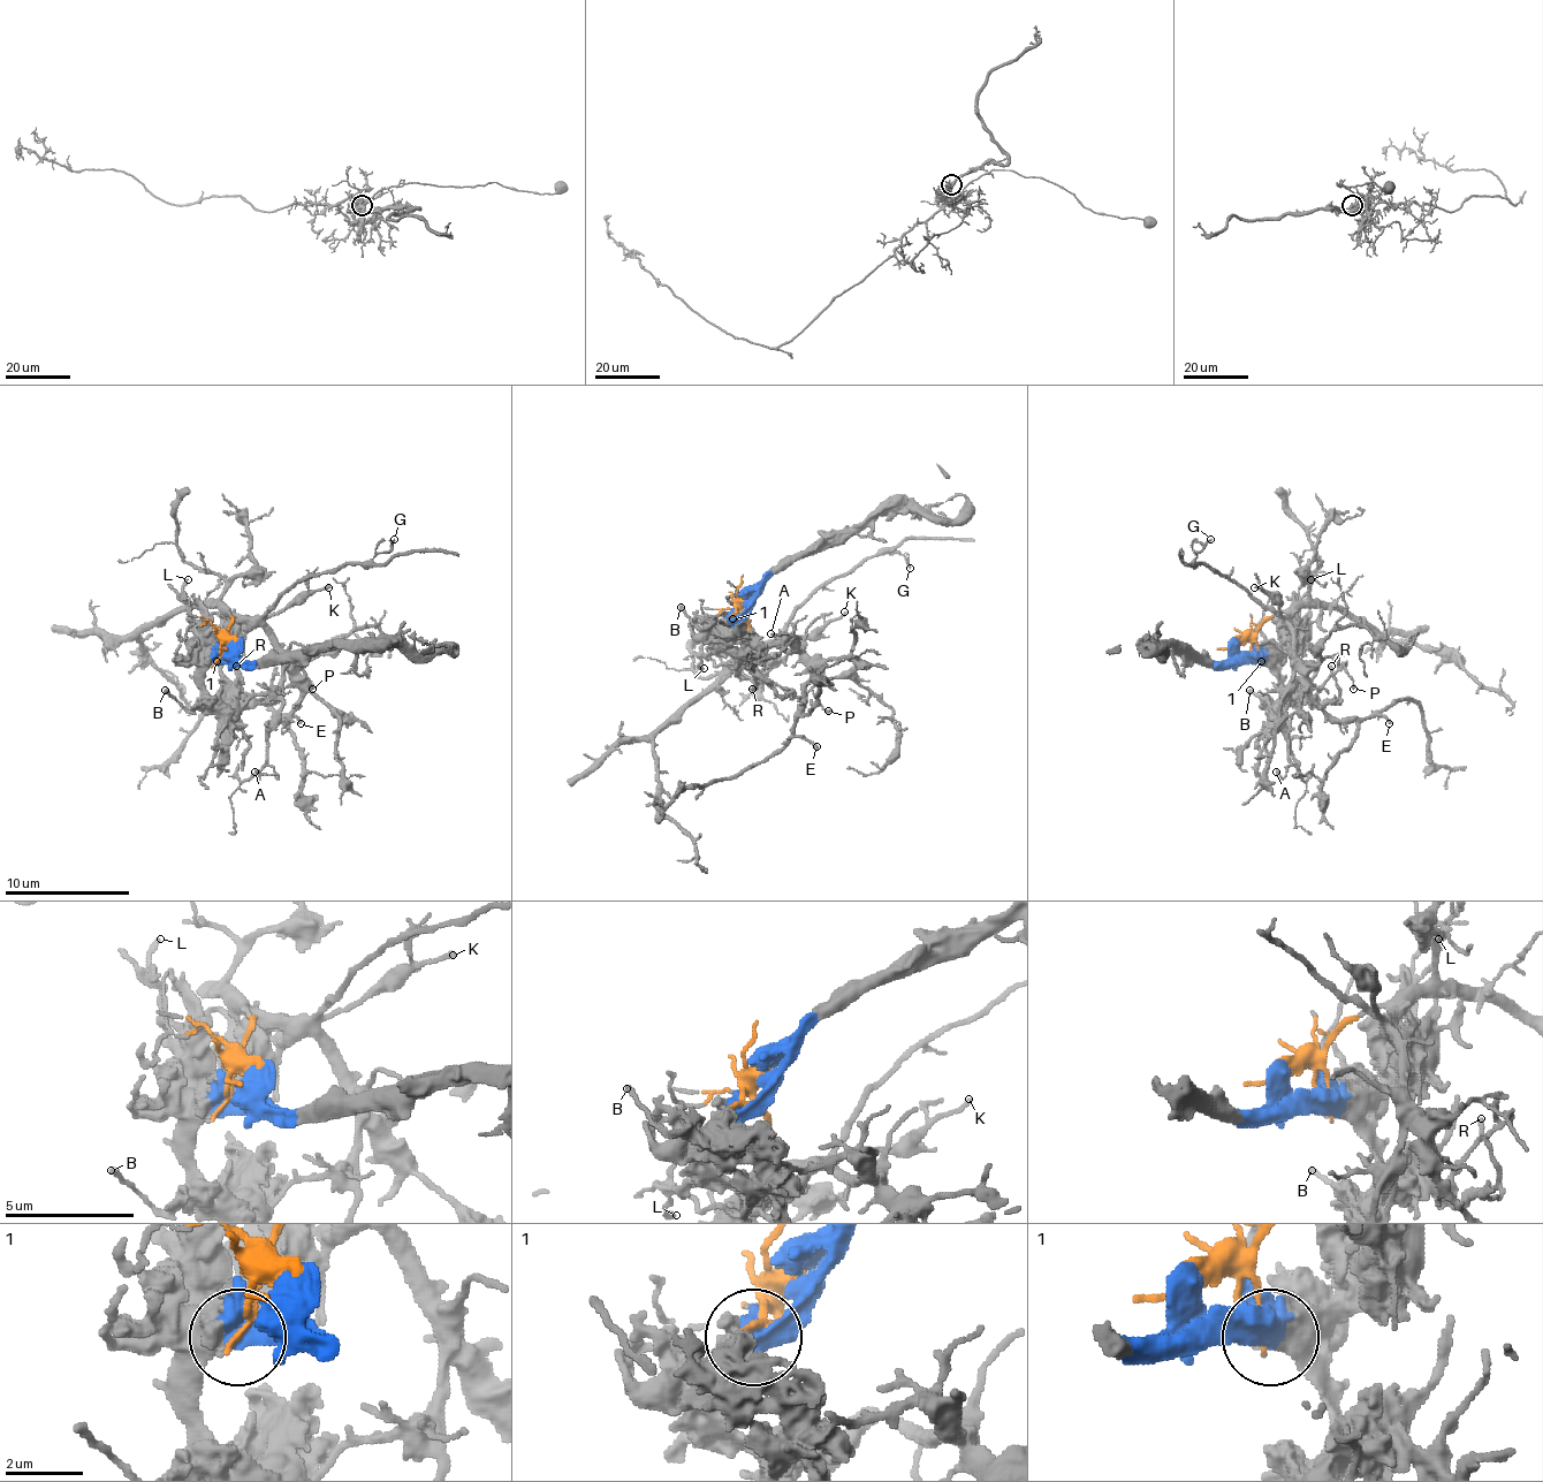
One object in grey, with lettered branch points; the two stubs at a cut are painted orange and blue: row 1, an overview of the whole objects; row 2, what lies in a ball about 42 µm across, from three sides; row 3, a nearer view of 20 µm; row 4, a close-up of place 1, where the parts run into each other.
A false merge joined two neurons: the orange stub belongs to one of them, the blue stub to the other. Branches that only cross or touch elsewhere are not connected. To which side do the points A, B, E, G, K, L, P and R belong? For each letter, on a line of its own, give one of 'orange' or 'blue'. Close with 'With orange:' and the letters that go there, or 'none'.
A: orange
B: blue
E: orange
G: orange
K: orange
L: blue
P: orange
R: blue
With orange: A, E, G, K, P

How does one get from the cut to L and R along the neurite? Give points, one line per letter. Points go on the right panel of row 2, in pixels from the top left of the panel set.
L: (1237, 639), (1252, 655), (1274, 655), (1283, 646), (1283, 630), (1299, 614), (1299, 599), (1312, 580)
R: (1237, 639), (1249, 655), (1274, 674), (1286, 696), (1312, 696), (1330, 674), (1330, 664)

